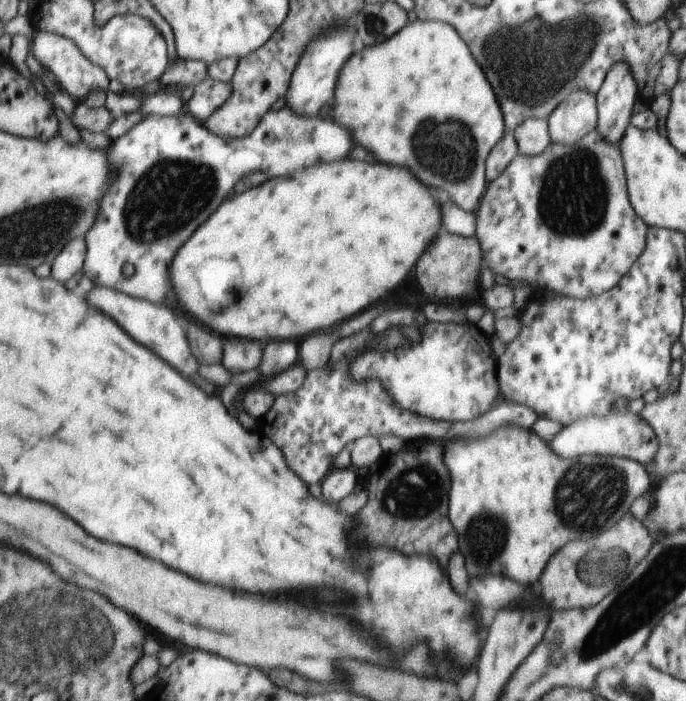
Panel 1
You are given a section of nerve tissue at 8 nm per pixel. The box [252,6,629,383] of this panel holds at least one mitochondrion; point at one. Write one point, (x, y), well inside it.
(532, 62)

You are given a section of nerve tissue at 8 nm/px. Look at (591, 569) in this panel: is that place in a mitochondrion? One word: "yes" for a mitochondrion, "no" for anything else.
yes

